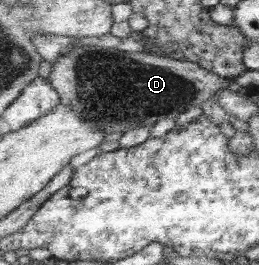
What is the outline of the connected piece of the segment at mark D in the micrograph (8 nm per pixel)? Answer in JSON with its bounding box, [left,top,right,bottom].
[49,45,232,134]

